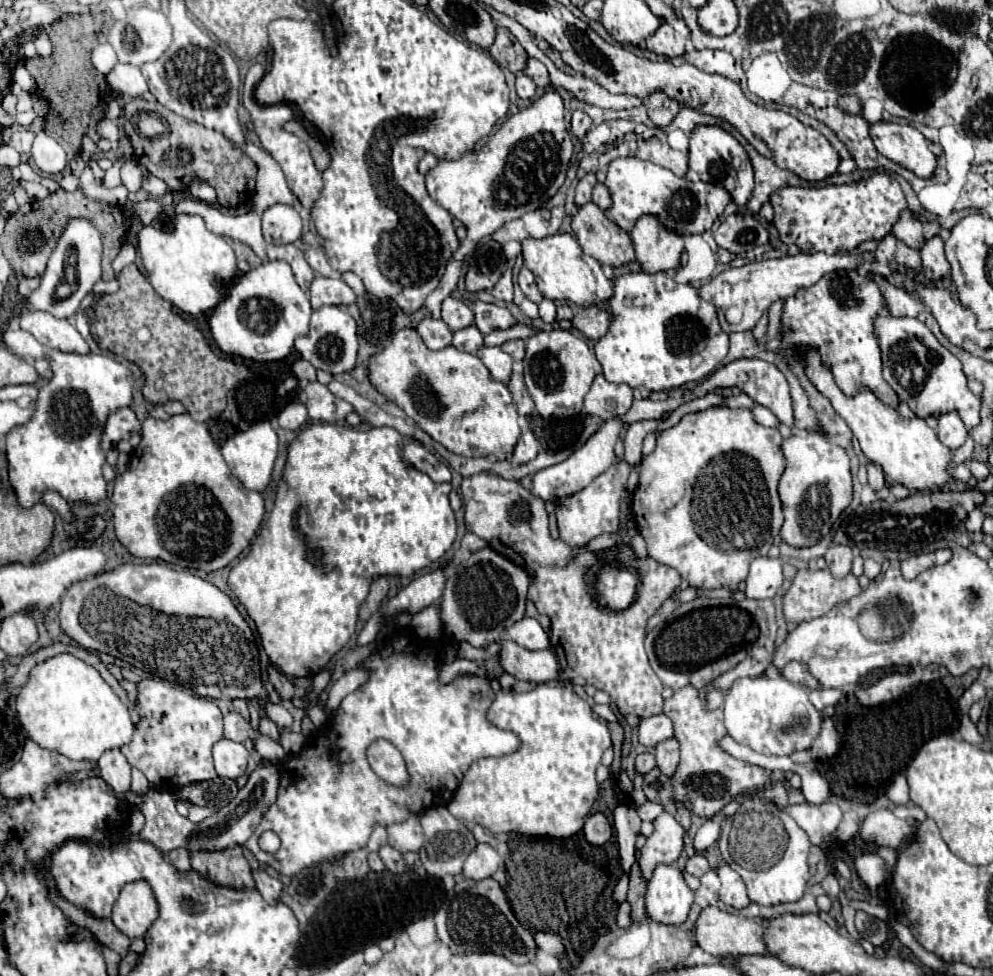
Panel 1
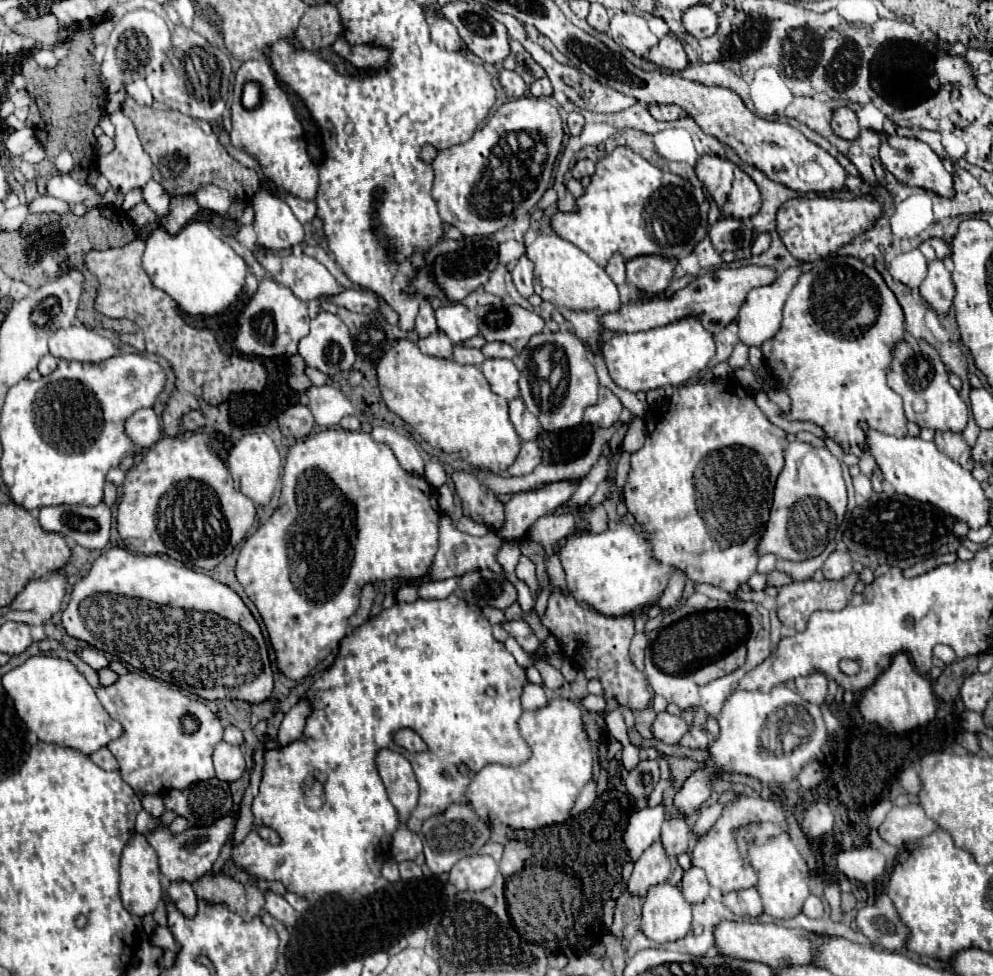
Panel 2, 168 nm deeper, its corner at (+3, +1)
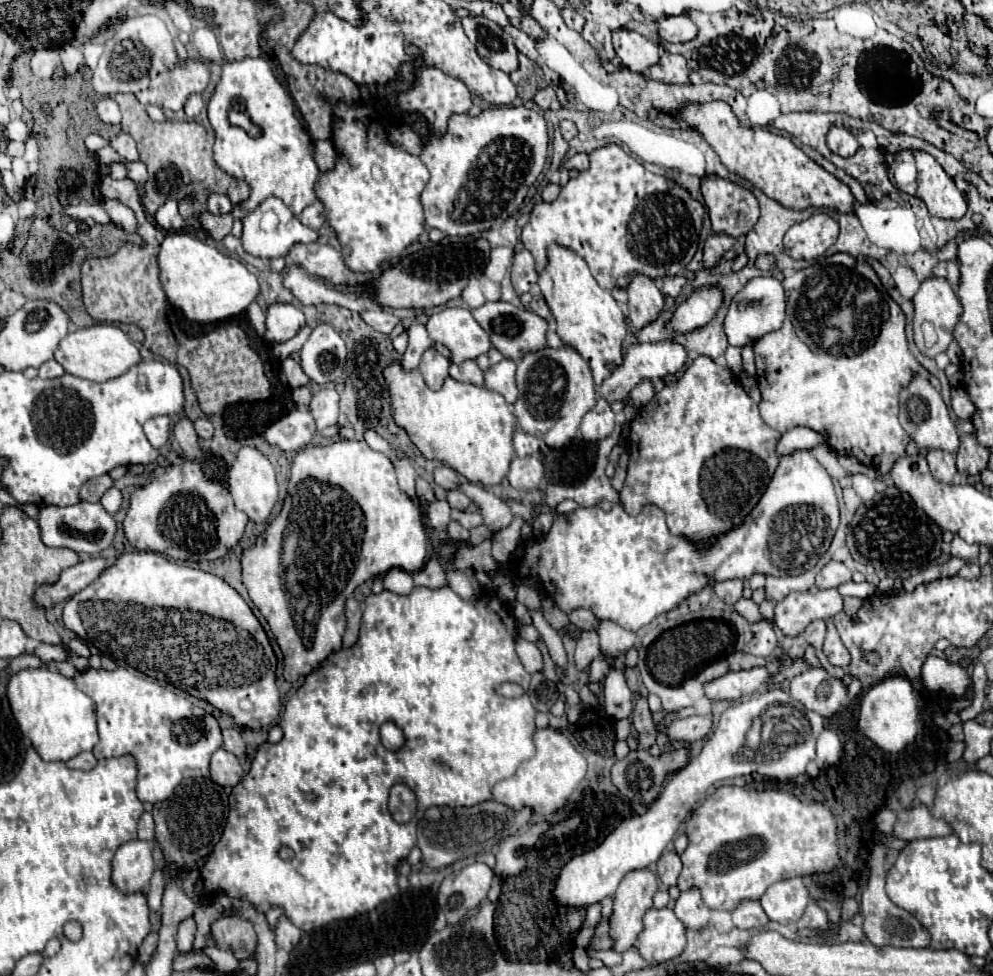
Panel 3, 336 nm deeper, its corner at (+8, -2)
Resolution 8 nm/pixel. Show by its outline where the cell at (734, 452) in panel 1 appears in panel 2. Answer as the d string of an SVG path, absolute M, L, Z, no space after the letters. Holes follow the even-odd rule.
M712 376L708 380L698 380L694 384L676 386L670 396L666 396L660 404L654 404L652 408L646 410L644 420L646 420L646 442L638 452L632 454L630 472L628 472L628 480L626 480L626 486L624 486L628 512L648 532L648 538L650 538L652 548L654 548L654 556L662 564L670 564L670 566L682 570L694 582L706 582L706 584L718 586L718 588L722 588L726 592L736 592L756 572L756 564L758 564L756 546L758 546L758 542L760 542L760 538L764 534L768 514L770 514L770 506L772 506L774 484L776 484L776 478L778 478L778 474L780 474L780 470L784 466L786 432L766 418L766 414L756 406L754 396L746 388L742 388L740 382L734 376L726 376L726 378Z

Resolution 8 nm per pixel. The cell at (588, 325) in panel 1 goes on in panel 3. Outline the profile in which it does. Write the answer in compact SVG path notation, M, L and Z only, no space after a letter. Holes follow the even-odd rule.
M699 287L695 289L673 313L667 321L667 329L677 335L685 335L705 327L723 305L723 289L721 287Z

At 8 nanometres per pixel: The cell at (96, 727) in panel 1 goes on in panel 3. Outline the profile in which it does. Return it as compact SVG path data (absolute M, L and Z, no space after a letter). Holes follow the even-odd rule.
M47 667L23 669L11 675L7 699L21 733L31 739L37 753L47 761L69 761L83 751L91 751L99 743L93 699L79 691L73 679L61 673L53 673Z

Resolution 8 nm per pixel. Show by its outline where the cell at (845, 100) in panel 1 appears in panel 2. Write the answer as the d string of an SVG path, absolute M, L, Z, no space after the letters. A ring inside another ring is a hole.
M838 108L832 118L832 132L844 140L856 140L856 136L860 136L856 114L850 108Z

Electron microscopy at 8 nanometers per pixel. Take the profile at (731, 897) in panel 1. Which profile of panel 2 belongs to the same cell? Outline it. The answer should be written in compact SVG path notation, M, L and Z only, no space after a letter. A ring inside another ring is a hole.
M756 888L724 894L722 900L734 914L738 914L742 918L758 918L764 912L762 900L760 900L760 894L756 892Z

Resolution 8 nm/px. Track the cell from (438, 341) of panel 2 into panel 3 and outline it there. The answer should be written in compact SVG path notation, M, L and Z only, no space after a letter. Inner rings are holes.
M429 347L421 357L419 371L431 389L439 389L443 385L443 379L449 375L449 361L435 347Z

